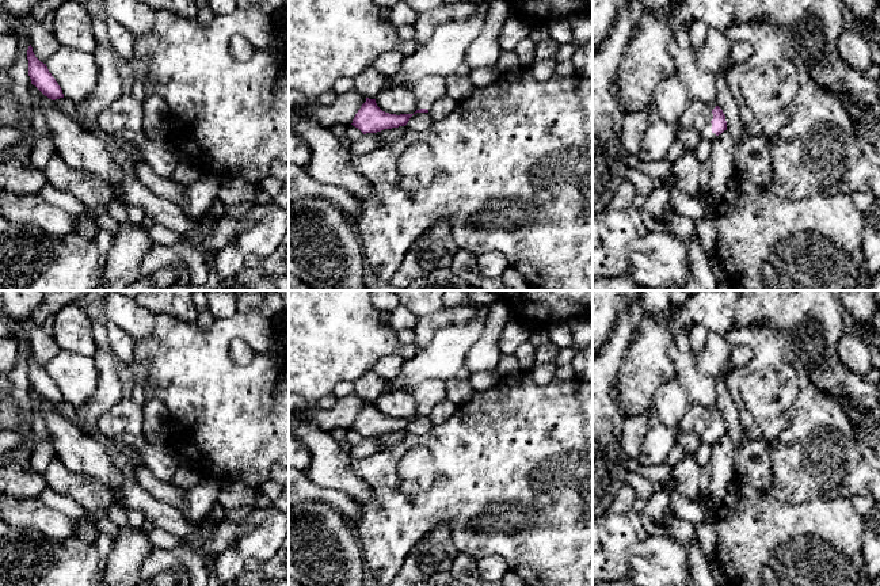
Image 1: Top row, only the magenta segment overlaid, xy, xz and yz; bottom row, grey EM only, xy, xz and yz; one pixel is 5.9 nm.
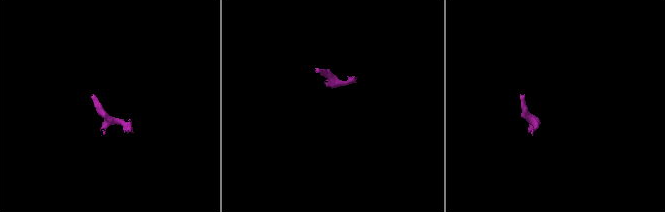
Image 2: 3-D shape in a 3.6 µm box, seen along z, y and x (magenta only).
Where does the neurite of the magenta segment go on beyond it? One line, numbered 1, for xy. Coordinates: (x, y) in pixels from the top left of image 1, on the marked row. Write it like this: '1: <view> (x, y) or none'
1: none

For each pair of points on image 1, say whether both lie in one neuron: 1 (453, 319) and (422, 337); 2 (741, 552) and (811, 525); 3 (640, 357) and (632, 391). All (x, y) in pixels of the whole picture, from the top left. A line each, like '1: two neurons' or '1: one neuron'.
1: one neuron
2: one neuron
3: one neuron

